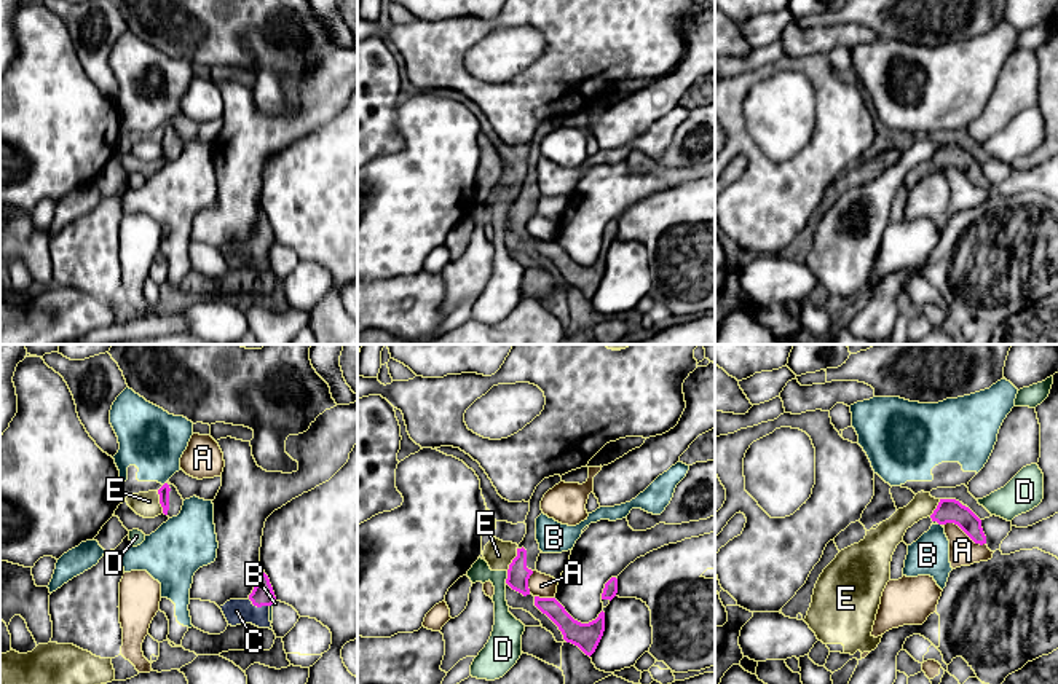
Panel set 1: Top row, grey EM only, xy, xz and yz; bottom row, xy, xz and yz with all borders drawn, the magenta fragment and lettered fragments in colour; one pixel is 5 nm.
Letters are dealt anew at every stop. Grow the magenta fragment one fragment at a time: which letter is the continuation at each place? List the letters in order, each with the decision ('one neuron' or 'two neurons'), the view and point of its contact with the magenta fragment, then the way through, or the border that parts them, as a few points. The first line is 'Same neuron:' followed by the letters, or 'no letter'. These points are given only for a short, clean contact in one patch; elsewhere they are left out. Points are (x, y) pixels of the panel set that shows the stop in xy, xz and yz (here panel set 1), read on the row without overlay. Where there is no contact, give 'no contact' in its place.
Same neuron: C
A: two neurons | yz (964, 174) | along yz (943, 166), (956, 166), (975, 185), (985, 187)
B: two neurons | xy (272, 246)
C: one neuron | xy (259, 249) | across xy (262, 238), (259, 249), (236, 254)
D: two neurons | xz (508, 220) | along xz (508, 214), (505, 225)
E: two neurons | xy (160, 145) | along xy (157, 134), (163, 155)

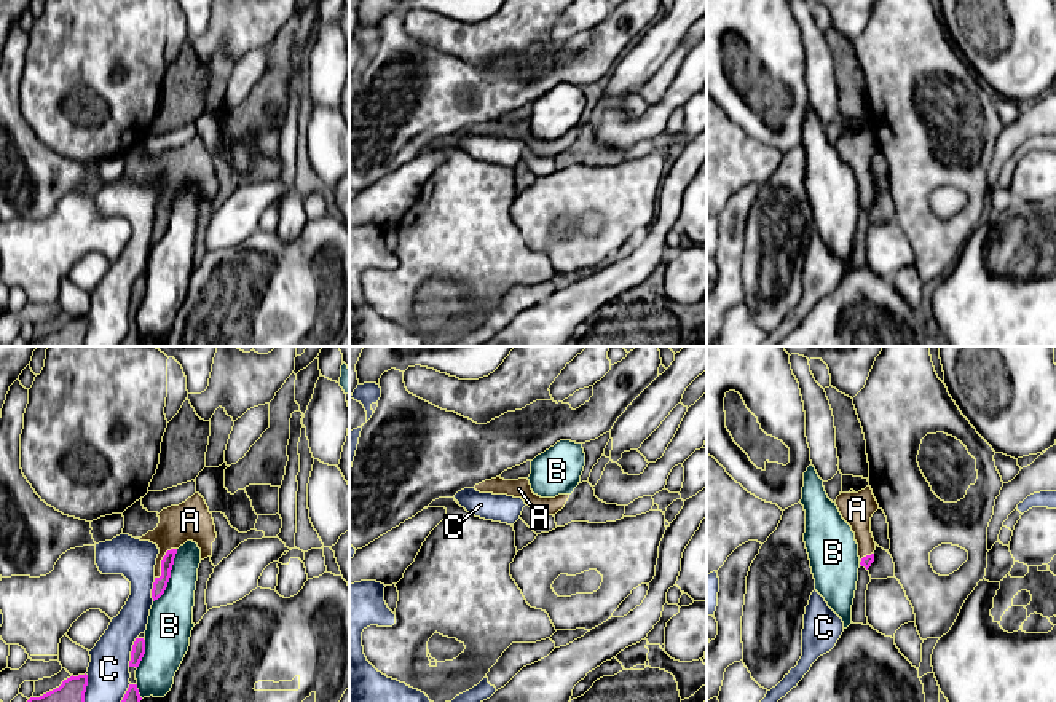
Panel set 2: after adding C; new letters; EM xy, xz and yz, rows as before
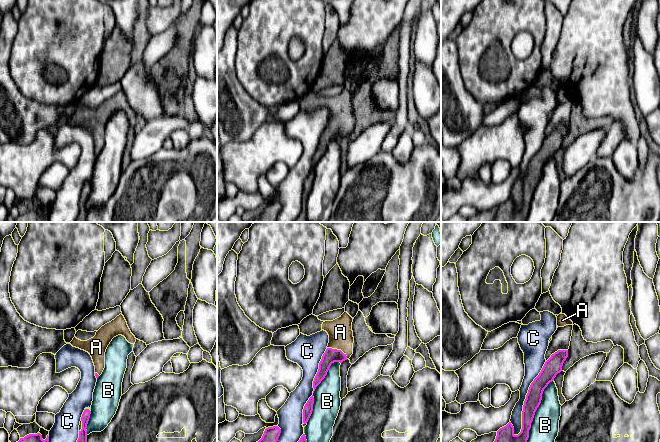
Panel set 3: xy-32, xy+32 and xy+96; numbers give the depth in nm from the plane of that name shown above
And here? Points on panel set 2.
Same neuron: A
A: one neuron | xy (161, 205) | across xy (160, 227), (161, 205), (168, 184), (189, 163)
B: two neurons | xy (169, 219)
C: two neurons | xy (131, 294)

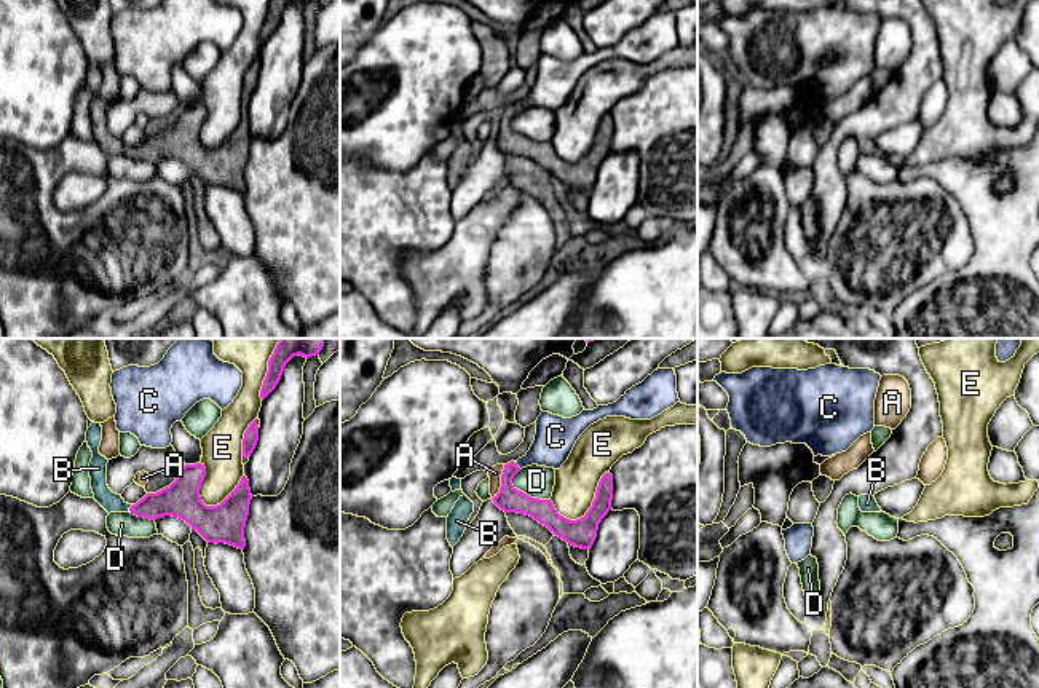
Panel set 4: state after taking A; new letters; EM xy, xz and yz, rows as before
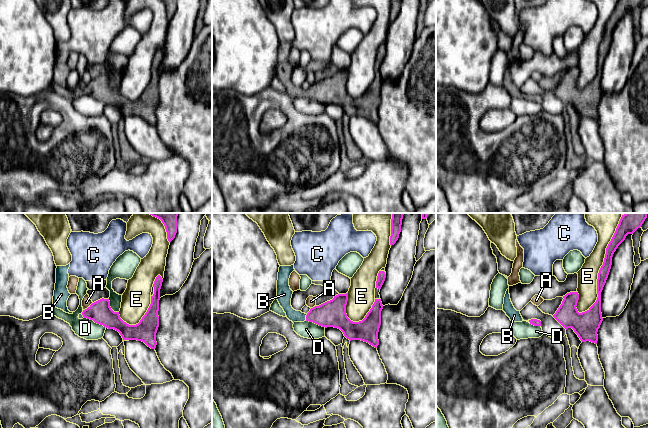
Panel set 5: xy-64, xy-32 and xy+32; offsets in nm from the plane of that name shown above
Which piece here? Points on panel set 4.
Same neuron: B
A: two neurons | xz (501, 125) | along xz (505, 107), (500, 117), (500, 133), (492, 141)
B: one neuron | xy (130, 150) | across xy (177, 142), (149, 150), (130, 150), (110, 144)
C: two neurons | xz (517, 109)
D: two neurons | xz (525, 136) | along xz (513, 118), (513, 126), (517, 131), (532, 139), (549, 142)
E: two neurons | xy (225, 141)

